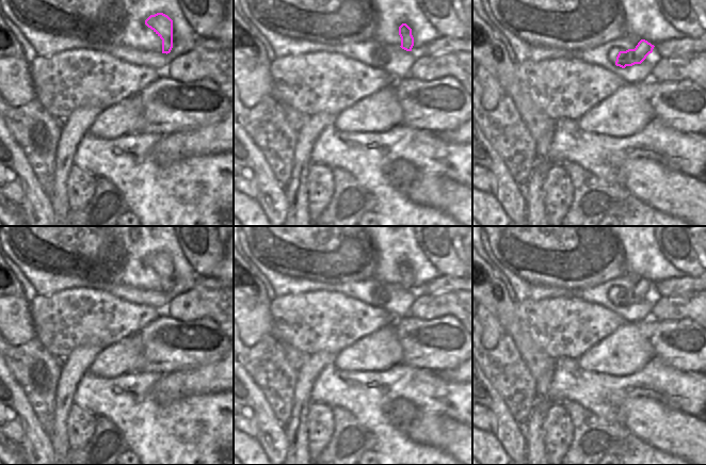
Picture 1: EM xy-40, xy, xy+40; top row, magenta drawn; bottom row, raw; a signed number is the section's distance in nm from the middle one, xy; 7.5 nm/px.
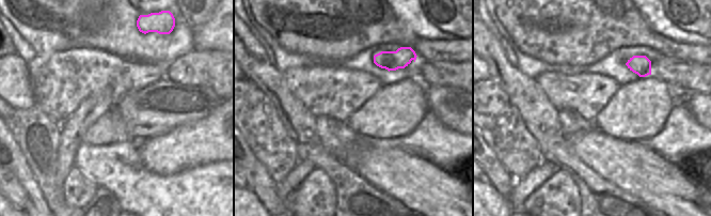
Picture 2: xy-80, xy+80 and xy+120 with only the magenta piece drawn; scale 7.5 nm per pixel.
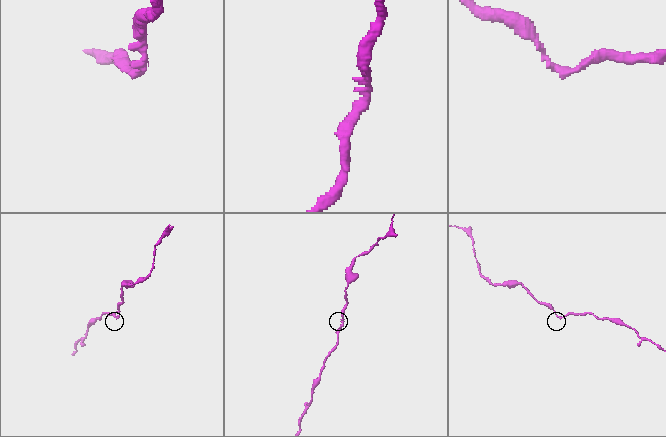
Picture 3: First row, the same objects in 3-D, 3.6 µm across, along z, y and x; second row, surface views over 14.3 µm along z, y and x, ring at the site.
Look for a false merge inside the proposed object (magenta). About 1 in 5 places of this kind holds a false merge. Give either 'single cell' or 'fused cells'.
single cell

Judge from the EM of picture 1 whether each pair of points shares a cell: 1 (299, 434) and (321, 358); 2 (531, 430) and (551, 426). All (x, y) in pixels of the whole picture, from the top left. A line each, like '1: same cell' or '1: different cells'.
1: same cell
2: different cells

